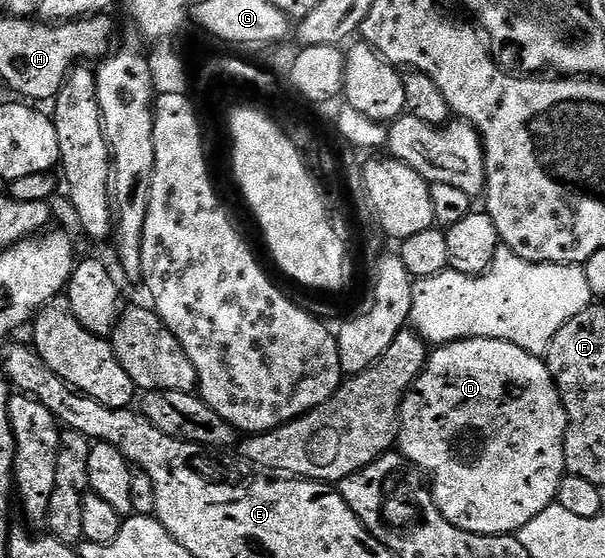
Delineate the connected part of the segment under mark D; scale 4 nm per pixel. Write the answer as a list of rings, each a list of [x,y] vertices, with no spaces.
[[[464,339],[463,341],[449,341],[446,345],[437,346],[427,356],[426,365],[422,373],[410,386],[409,393],[402,400],[402,415],[398,419],[397,448],[402,456],[413,463],[423,474],[430,473],[429,480],[432,482],[432,492],[436,507],[456,527],[464,531],[472,531],[480,535],[503,535],[517,534],[540,511],[544,511],[549,505],[555,504],[558,499],[558,488],[566,473],[566,460],[564,459],[564,439],[566,438],[566,408],[562,402],[562,396],[558,393],[552,375],[548,371],[545,360],[541,356],[524,351],[507,341],[500,339]]]

